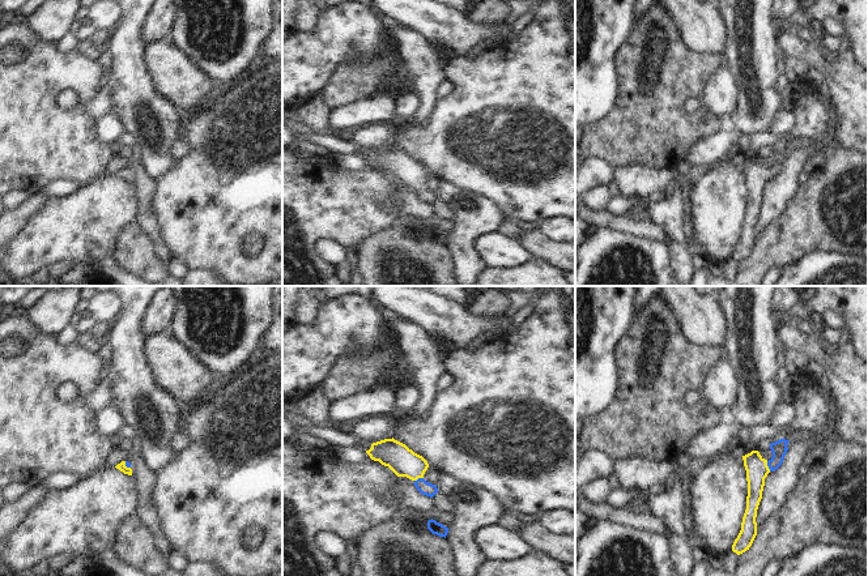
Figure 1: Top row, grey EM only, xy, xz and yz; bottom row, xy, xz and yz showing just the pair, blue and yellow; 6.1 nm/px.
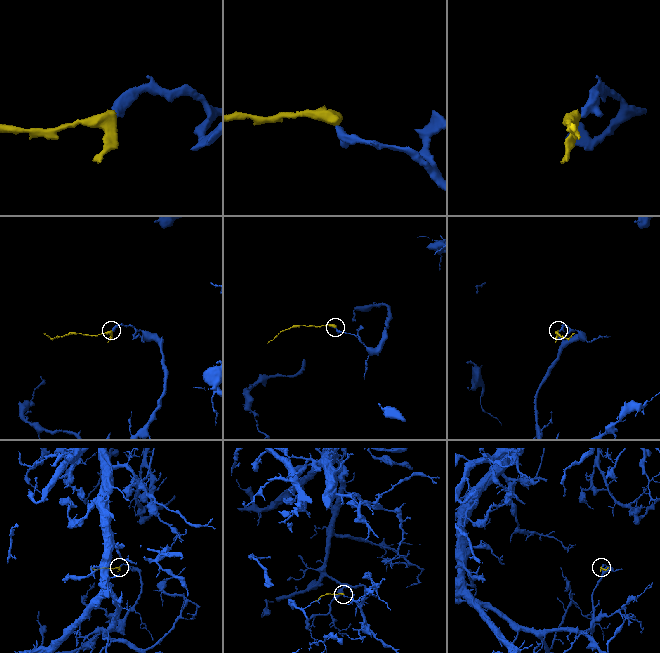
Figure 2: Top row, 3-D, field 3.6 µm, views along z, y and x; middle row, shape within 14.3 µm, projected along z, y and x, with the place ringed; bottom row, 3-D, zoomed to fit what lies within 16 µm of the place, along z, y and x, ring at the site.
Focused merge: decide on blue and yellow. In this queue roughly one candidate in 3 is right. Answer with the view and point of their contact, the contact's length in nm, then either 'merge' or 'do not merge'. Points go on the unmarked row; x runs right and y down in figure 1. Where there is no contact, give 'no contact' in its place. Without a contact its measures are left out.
contact yz (767, 173); length 70 nm; merge

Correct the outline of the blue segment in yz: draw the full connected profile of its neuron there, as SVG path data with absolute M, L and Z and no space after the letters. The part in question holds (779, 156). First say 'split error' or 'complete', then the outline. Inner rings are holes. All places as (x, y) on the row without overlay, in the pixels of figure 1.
split error; M780 146L770 152L773 165L767 168L758 158L752 158L750 161L743 163L744 174L746 178L748 188L748 204L746 204L746 217L741 230L741 238L732 252L732 259L737 263L745 260L752 253L757 243L757 217L762 206L762 199L765 193L765 185L770 179L776 178L788 158L790 148Z

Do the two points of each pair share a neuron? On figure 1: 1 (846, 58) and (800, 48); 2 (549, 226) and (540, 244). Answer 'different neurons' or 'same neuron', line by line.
1: same neuron
2: different neurons

